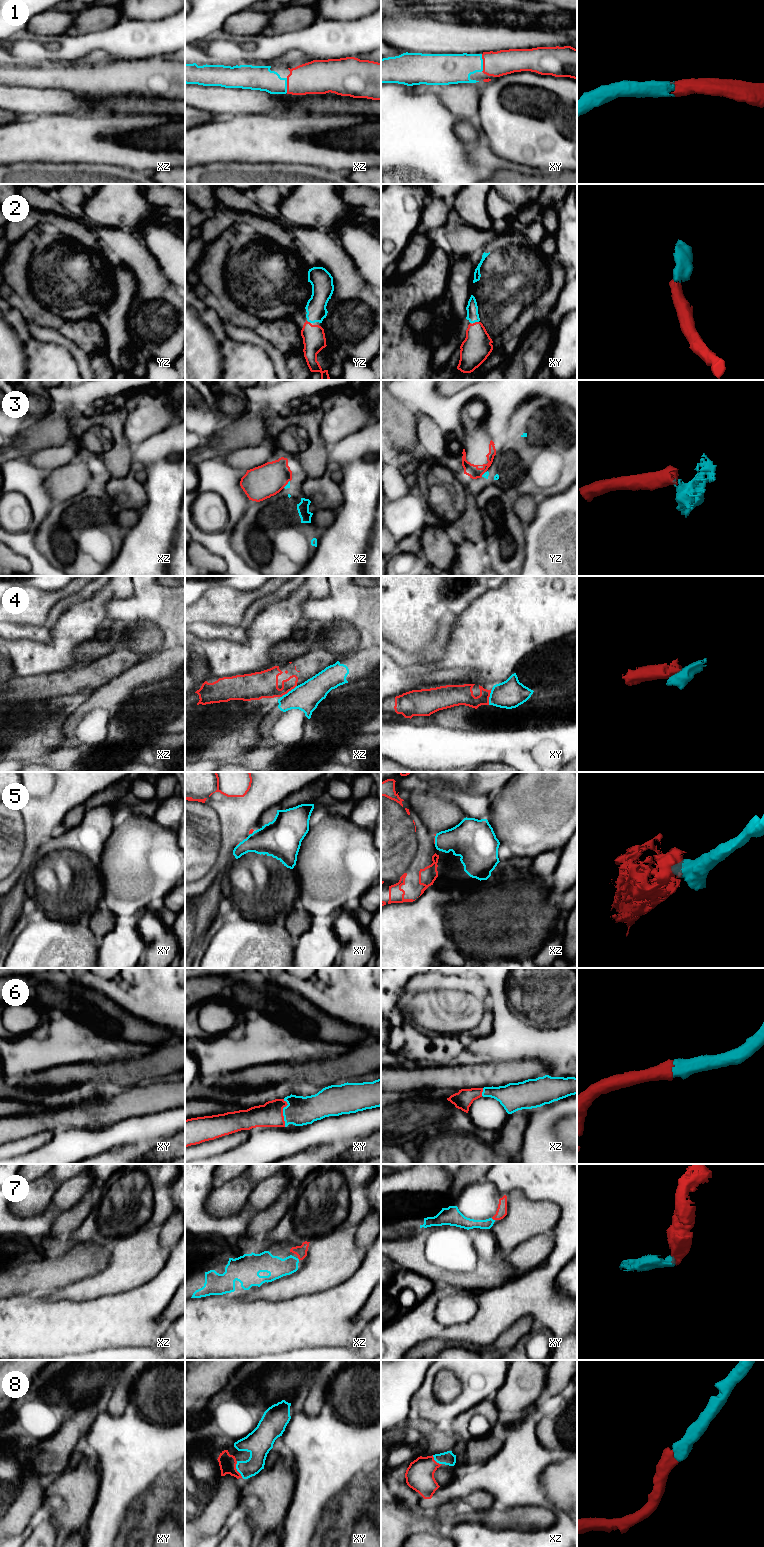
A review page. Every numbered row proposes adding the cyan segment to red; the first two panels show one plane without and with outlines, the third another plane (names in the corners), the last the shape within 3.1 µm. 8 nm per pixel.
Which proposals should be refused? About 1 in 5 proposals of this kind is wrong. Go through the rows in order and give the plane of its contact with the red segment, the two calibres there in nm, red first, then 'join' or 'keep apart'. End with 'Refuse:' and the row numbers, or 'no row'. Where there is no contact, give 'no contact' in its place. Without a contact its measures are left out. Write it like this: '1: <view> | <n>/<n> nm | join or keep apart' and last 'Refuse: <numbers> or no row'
1: xy | 200/240 nm | join
2: xy | 240/100 nm | join
3: xz | 260/30 nm | keep apart
4: xz | 220/220 nm | keep apart
5: xz | 20/280 nm | keep apart
6: xy | 200/220 nm | join
7: xy | 90/100 nm | join
8: xy | 140/160 nm | join
Refuse: 3, 4, 5

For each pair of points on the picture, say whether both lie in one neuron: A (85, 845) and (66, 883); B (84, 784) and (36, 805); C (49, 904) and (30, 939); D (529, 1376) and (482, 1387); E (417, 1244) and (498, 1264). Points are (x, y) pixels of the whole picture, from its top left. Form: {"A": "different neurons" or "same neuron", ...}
{"A": "same neuron", "B": "same neuron", "C": "different neurons", "D": "different neurons", "E": "same neuron"}

